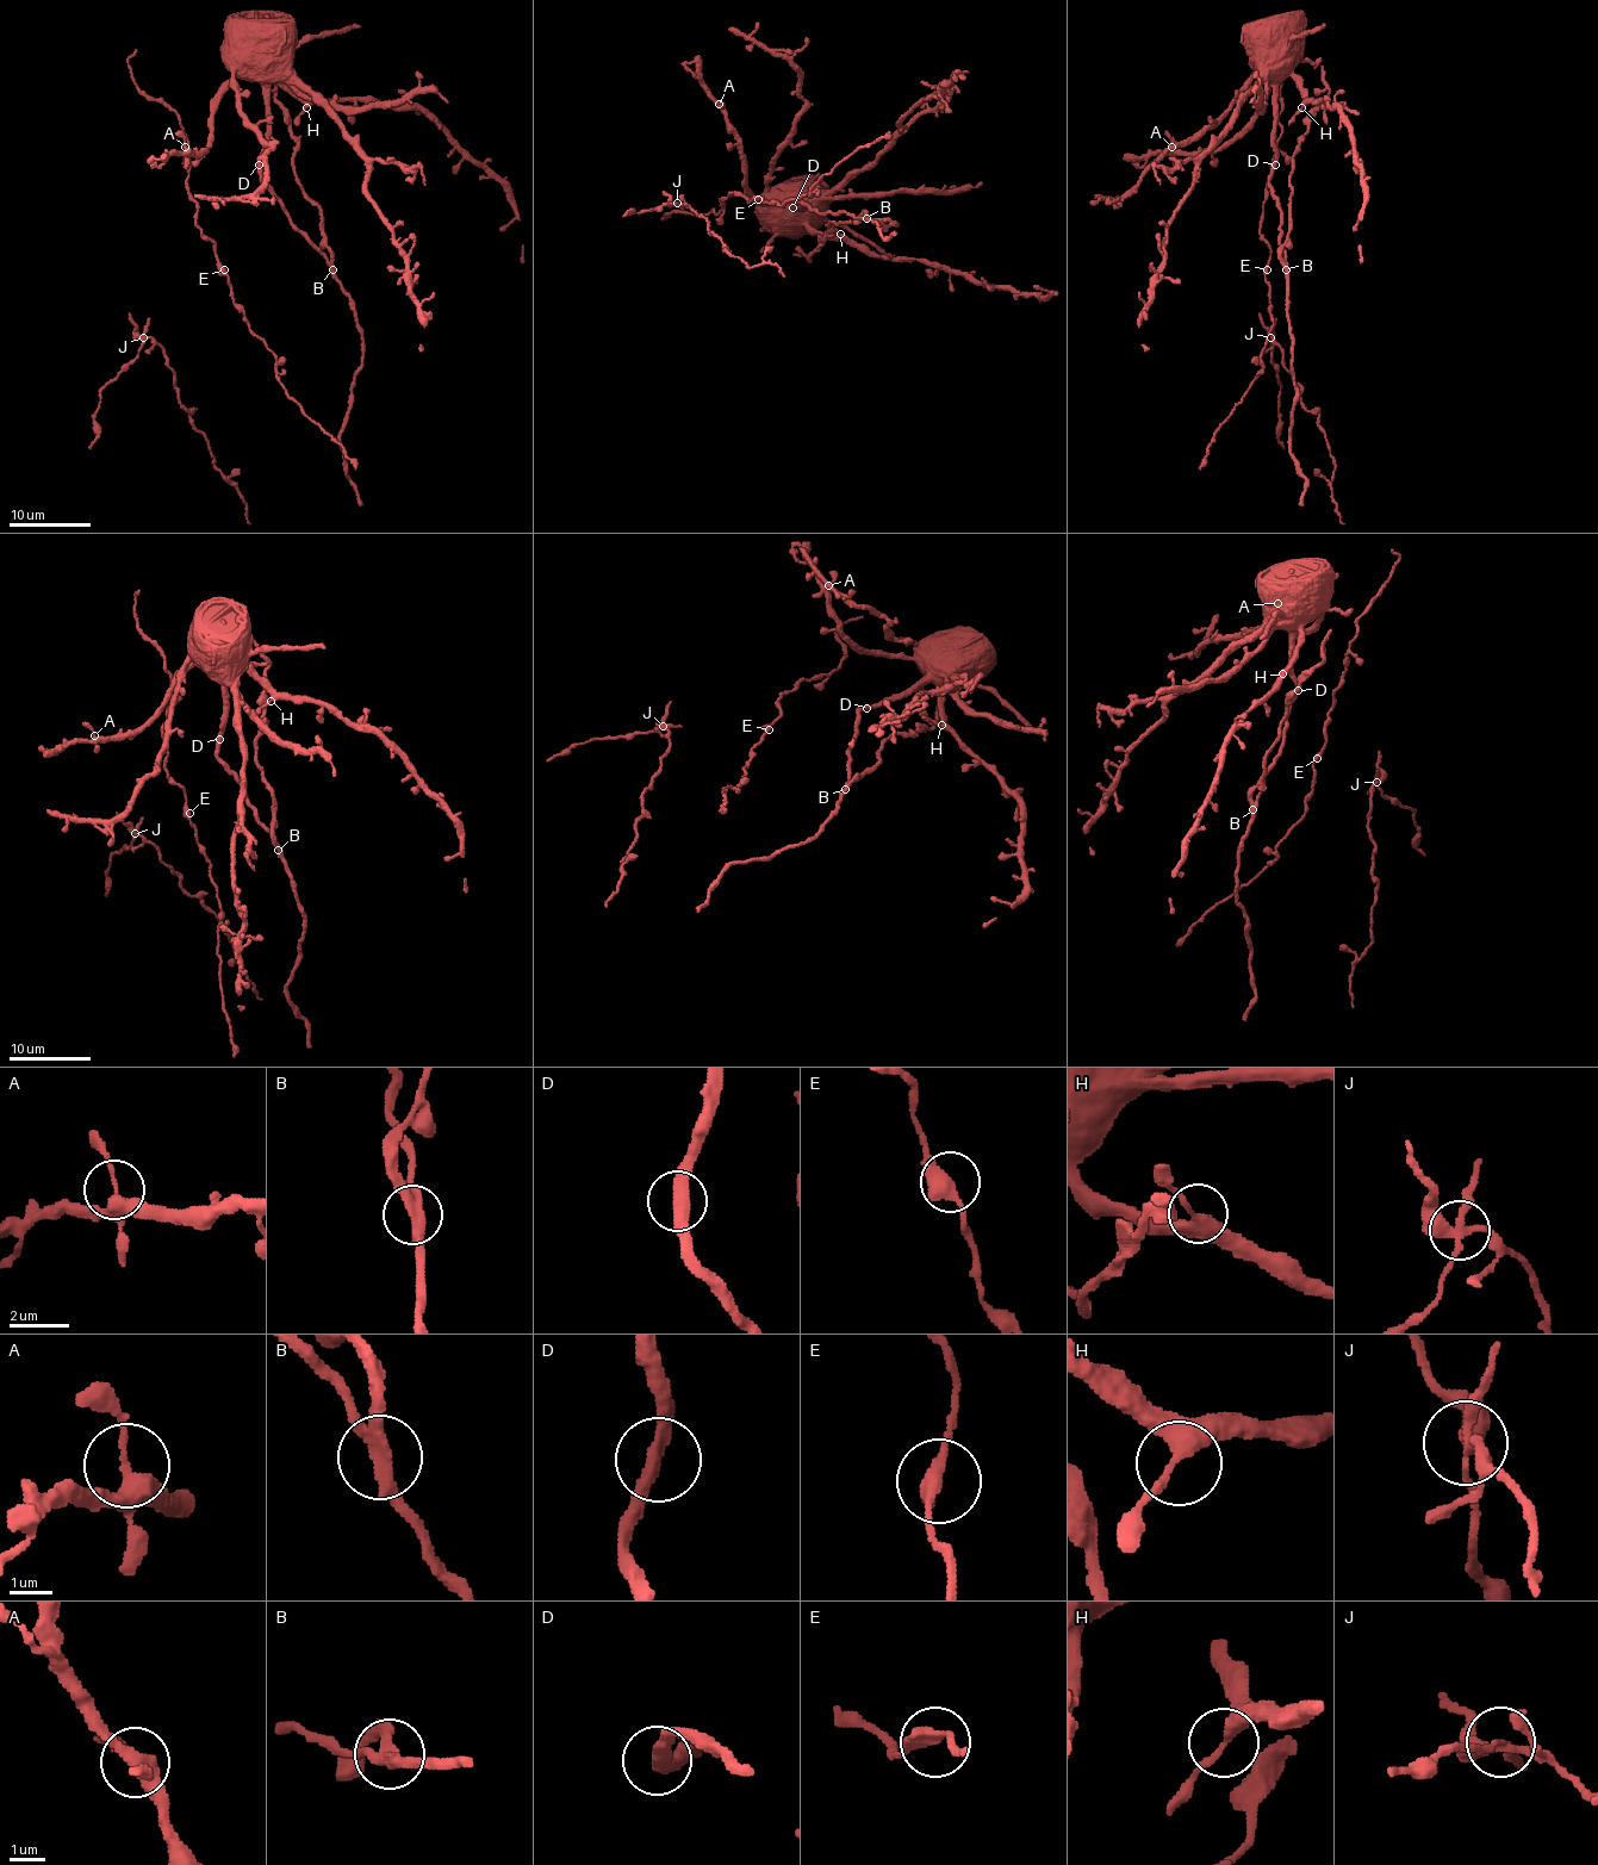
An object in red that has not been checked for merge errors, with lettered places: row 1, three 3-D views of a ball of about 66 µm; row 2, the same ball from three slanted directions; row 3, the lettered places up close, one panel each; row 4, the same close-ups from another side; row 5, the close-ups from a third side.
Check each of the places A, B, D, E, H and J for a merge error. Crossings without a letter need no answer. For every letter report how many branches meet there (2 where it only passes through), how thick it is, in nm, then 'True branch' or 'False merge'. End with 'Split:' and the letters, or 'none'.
A: Branches: 4. Thickness 320 nm. True branch
B: Branches: 3. Thickness 320 nm. False merge
D: Branches: 2. Thickness 380 nm. True branch
E: Branches: 2. Thickness 400 nm. True branch
H: Branches: 3. Thickness 320 nm. True branch
J: Branches: 4. Thickness 300 nm. False merge
Split: B, J

